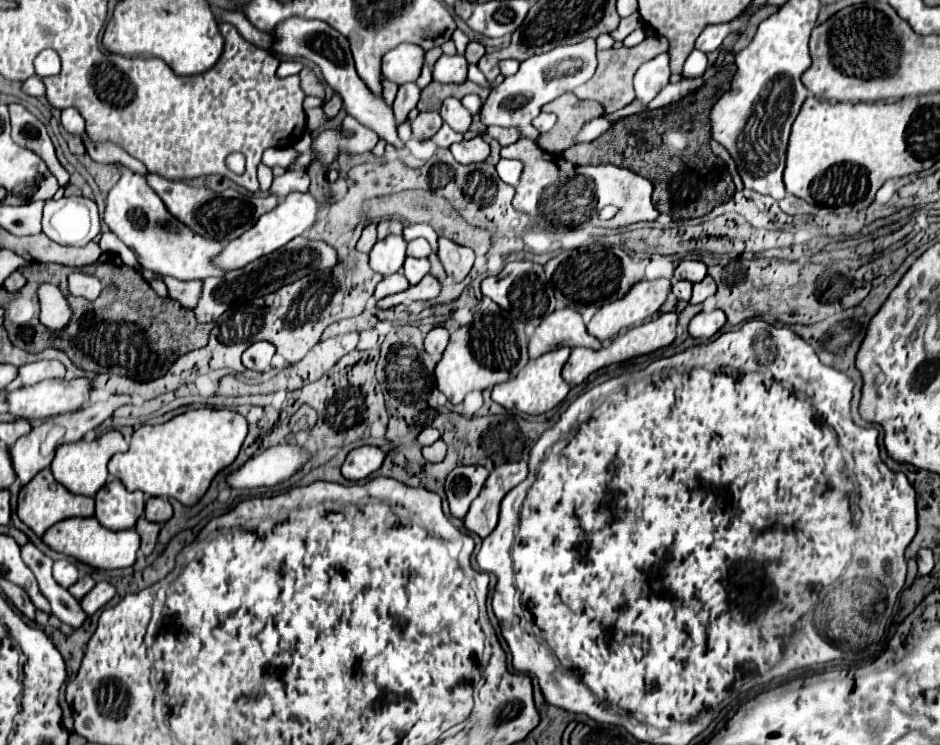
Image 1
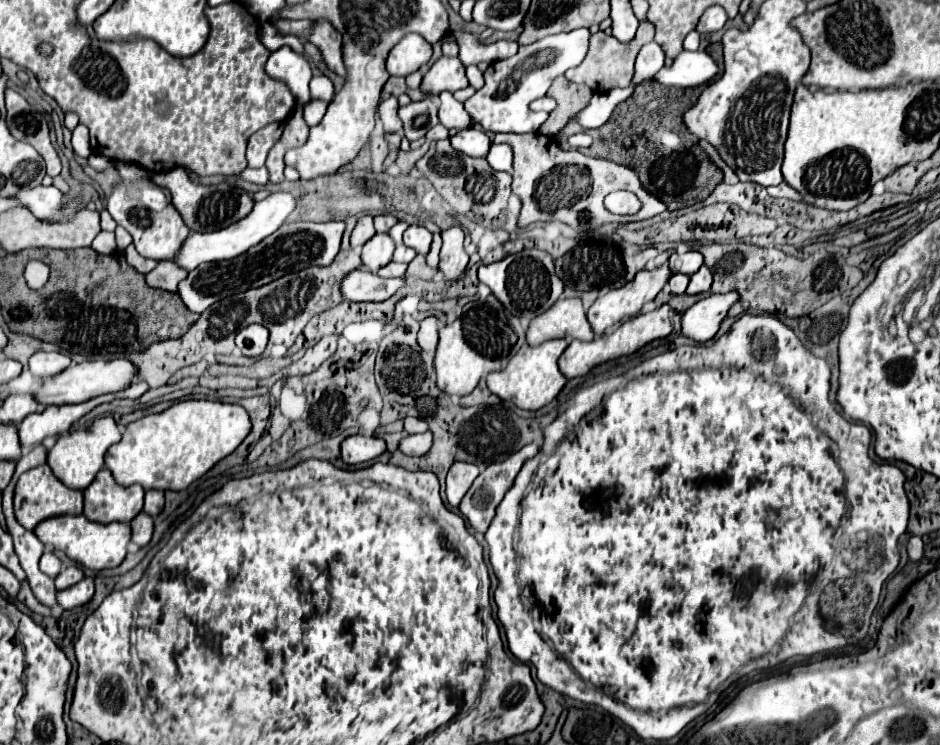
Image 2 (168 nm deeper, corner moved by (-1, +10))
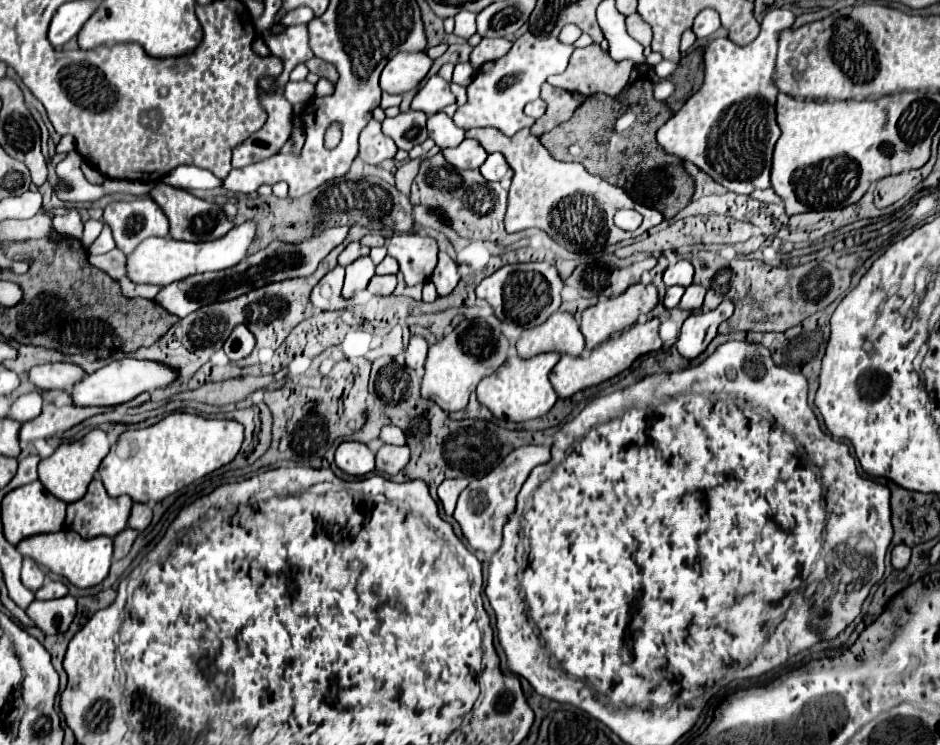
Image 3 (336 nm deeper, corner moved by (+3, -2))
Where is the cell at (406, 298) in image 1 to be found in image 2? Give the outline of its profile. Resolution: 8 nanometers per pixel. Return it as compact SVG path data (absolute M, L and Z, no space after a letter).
M354 270L342 280L342 294L352 302L384 302L406 284L406 278L380 278L366 270Z

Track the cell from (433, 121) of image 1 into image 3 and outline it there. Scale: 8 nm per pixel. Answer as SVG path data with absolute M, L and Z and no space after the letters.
M402 112L394 118L384 118L382 132L396 142L402 150L412 150L416 144L422 144L426 134L426 114L424 112Z

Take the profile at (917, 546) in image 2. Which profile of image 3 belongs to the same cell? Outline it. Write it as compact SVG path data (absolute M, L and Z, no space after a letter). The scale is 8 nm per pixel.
M898 544L892 548L892 566L894 568L898 568L898 570L906 568L908 560L910 560L910 548L906 544Z

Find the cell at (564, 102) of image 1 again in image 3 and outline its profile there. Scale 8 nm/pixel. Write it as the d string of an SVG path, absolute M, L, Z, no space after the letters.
M548 82L542 84L542 94L540 94L540 98L548 104L548 108L546 108L544 116L538 118L538 120L532 124L530 130L532 130L534 136L542 136L544 132L550 132L554 126L566 122L566 120L574 114L574 110L580 106L580 104L572 98L570 92L560 90L560 88L554 88L554 86L550 86Z

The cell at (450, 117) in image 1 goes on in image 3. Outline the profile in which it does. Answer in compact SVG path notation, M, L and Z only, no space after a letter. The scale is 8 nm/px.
M438 112L428 118L428 136L436 142L438 148L452 148L464 140L464 130L460 130L450 116Z

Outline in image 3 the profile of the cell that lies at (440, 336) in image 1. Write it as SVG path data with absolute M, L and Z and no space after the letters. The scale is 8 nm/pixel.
M412 336L406 348L406 364L412 370L422 370L424 368L424 360L426 360L426 352L428 352L428 342L422 336Z

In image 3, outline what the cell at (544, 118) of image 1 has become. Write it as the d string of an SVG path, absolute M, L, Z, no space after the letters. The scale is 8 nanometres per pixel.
M534 100L534 102L528 102L526 104L526 108L524 108L524 112L528 114L528 116L532 116L532 118L540 118L544 112L546 112L546 104L544 104L544 100Z

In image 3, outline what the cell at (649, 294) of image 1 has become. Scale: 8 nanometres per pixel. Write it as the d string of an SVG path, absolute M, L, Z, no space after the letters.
M634 284L630 286L626 292L622 292L620 296L616 298L608 298L608 300L600 300L596 306L590 306L582 312L582 322L580 322L580 328L582 328L582 334L586 338L586 352L590 352L594 346L606 342L610 336L622 332L622 330L628 330L632 324L636 324L638 316L640 314L648 314L658 302L658 290L654 284Z

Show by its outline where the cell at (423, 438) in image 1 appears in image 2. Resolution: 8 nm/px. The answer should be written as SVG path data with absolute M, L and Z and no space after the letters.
M406 418L404 420L404 430L408 434L418 434L418 432L426 432L428 430L428 424L420 418Z

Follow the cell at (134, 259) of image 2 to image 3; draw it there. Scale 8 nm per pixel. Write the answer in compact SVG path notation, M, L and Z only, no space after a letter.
M114 248L106 254L90 254L88 252L88 261L92 266L106 272L112 279L122 278L126 276L126 262L124 262L124 254Z

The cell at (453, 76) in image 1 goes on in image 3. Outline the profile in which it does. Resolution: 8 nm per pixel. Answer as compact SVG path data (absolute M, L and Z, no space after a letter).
M440 76L428 78L428 82L420 88L420 92L412 100L412 110L422 110L428 116L440 112L444 106L454 104L456 98L450 92L450 82L442 80Z

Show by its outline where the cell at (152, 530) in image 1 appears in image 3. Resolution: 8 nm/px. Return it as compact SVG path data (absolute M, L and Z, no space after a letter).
M126 528L118 536L114 536L114 560L120 560L130 552L130 546L136 540L136 536L138 532L132 528Z

